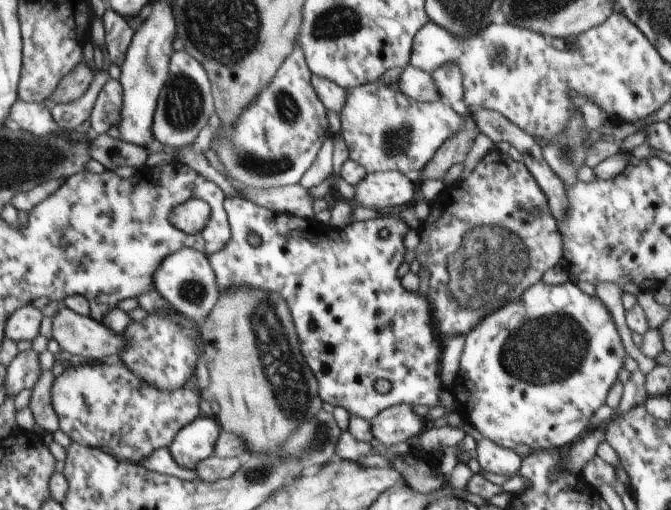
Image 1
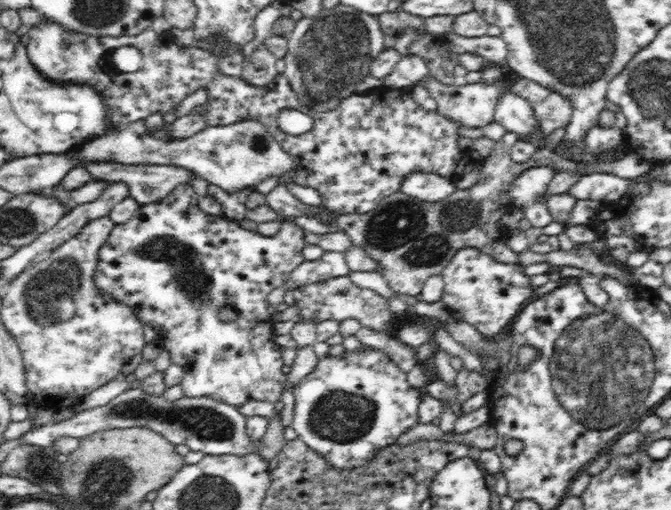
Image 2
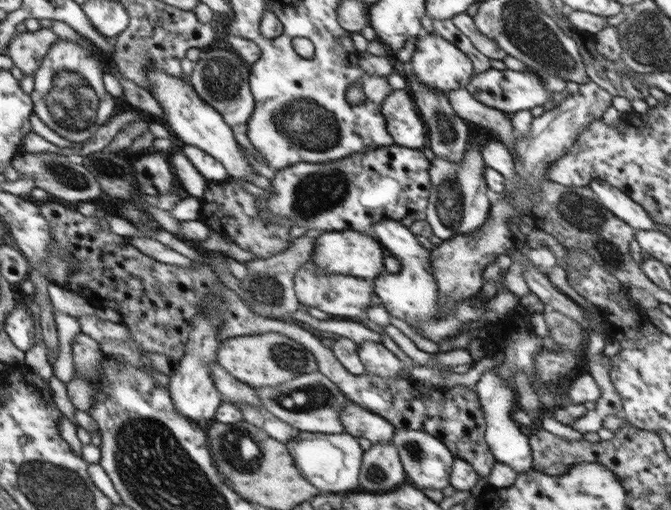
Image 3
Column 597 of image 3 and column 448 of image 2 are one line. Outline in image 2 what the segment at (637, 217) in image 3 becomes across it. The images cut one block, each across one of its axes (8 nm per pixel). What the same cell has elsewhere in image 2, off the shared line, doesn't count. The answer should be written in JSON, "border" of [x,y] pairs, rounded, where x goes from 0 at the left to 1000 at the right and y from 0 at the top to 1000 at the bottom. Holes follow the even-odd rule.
{"border":[[[618,337],[601,355],[596,373],[601,380],[638,398],[665,394],[683,373],[675,353],[644,339]]]}

